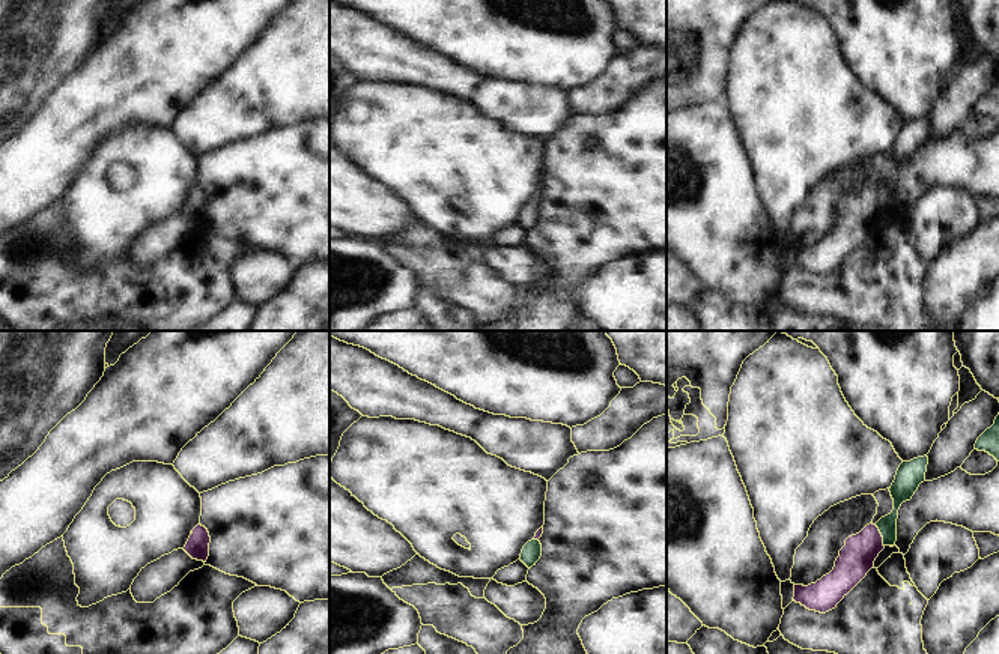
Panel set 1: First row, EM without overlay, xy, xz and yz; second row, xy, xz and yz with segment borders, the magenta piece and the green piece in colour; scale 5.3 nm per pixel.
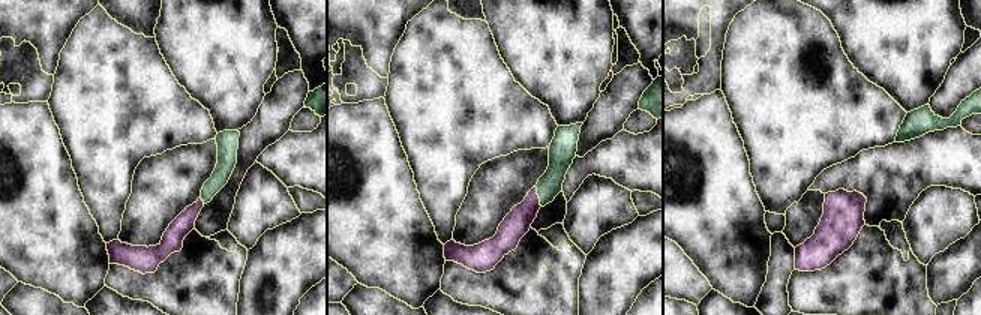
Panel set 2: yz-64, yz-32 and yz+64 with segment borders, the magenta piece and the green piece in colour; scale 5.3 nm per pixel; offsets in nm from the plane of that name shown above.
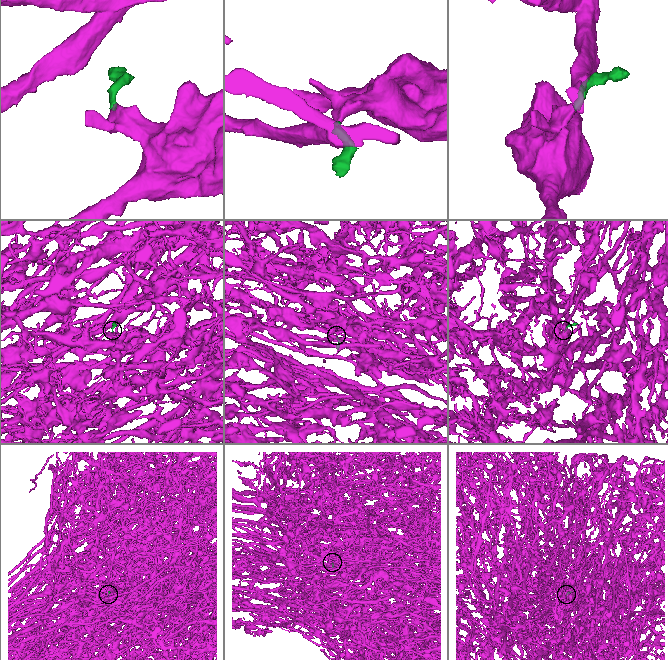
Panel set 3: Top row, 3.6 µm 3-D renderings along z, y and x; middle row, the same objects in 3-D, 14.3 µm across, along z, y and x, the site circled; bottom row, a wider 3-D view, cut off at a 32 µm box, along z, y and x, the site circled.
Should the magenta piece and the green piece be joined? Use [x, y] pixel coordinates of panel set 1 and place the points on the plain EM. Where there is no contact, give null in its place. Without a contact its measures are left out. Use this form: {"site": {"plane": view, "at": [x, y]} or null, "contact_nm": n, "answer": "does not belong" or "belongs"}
{"site": {"plane": "yz", "at": [880, 199]}, "contact_nm": 130, "answer": "belongs"}

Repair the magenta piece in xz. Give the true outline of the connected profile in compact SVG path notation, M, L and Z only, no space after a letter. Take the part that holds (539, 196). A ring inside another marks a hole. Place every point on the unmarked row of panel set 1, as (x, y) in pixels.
M540 191L537 195L536 195L536 200L528 204L524 212L522 212L522 216L521 216L521 224L528 230L531 232L533 229L536 229L536 226L540 223L542 220L542 207L539 204L539 201L542 200L543 197L543 191Z

